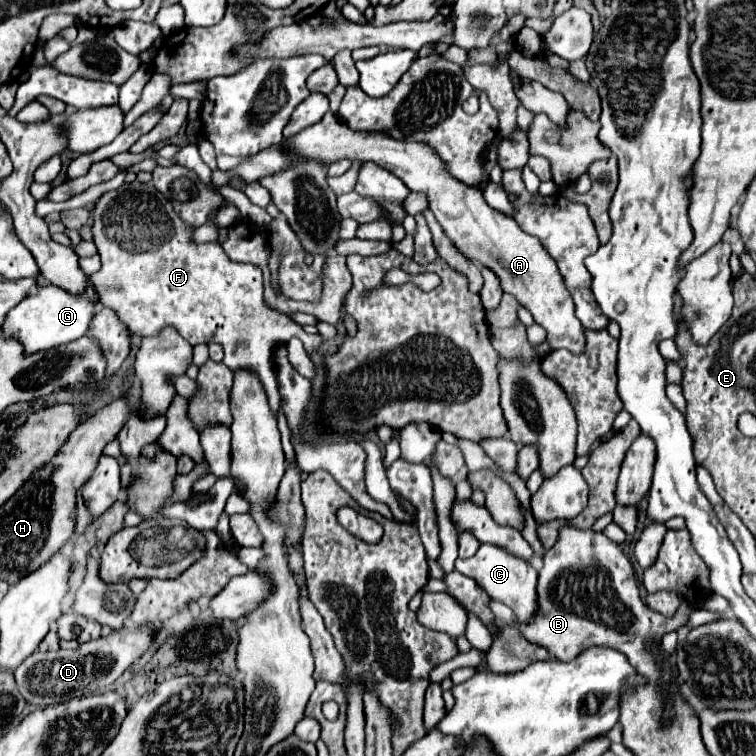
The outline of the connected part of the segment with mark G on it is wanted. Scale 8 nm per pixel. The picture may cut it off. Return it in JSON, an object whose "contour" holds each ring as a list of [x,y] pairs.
{"contour":[[[45,284],[39,286],[37,294],[27,296],[23,302],[19,302],[19,306],[15,306],[15,310],[11,310],[11,314],[7,314],[3,332],[17,336],[23,344],[27,344],[27,352],[59,346],[63,342],[81,338],[89,330],[97,302],[99,302],[99,292],[93,284],[89,284],[87,290],[79,294],[71,294],[59,286]]]}

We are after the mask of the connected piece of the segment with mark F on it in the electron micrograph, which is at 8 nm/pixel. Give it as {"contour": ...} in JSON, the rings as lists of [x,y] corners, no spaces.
{"contour":[[[135,180],[135,182],[131,182],[131,184],[123,184],[123,186],[117,188],[117,190],[105,192],[105,194],[97,200],[97,204],[95,204],[95,208],[93,208],[93,226],[91,226],[91,232],[93,232],[93,242],[95,242],[95,246],[97,246],[97,254],[101,256],[101,262],[103,262],[101,270],[95,272],[95,274],[91,276],[91,280],[95,282],[95,286],[97,286],[99,292],[101,292],[101,304],[103,304],[103,306],[115,310],[115,312],[119,314],[119,318],[129,326],[129,330],[131,330],[133,334],[137,334],[137,336],[157,336],[165,326],[173,326],[173,328],[175,328],[185,340],[189,340],[193,346],[195,346],[195,344],[209,344],[211,340],[215,340],[215,342],[221,344],[221,348],[223,348],[223,364],[225,364],[225,366],[229,366],[233,372],[245,368],[245,370],[255,370],[255,374],[259,374],[259,378],[261,378],[261,382],[263,382],[263,386],[265,386],[265,390],[267,390],[269,404],[271,404],[271,408],[277,412],[277,408],[279,408],[277,380],[269,380],[269,370],[265,368],[265,354],[269,354],[269,350],[271,350],[277,342],[289,340],[291,336],[299,336],[301,330],[299,330],[297,326],[293,326],[291,320],[285,322],[285,318],[289,318],[287,314],[277,312],[277,310],[273,310],[273,308],[269,308],[269,306],[265,304],[265,298],[263,298],[263,274],[261,274],[259,266],[231,262],[219,244],[207,244],[207,248],[199,248],[199,246],[191,240],[193,228],[191,228],[187,222],[183,222],[183,220],[179,218],[179,214],[175,214],[171,200],[167,200],[159,190],[155,190],[155,186],[153,186],[151,182],[143,184],[143,182]]]}

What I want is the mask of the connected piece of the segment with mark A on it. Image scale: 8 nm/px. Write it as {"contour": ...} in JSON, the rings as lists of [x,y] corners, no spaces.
{"contour":[[[327,112],[317,124],[301,130],[299,134],[283,140],[281,144],[273,144],[261,150],[259,154],[241,162],[237,168],[229,172],[213,170],[211,188],[219,190],[221,186],[229,186],[233,178],[239,178],[243,186],[247,186],[269,174],[287,170],[293,160],[315,160],[315,162],[321,162],[323,166],[329,166],[343,158],[351,162],[355,160],[375,162],[381,168],[391,170],[397,178],[401,178],[411,192],[423,192],[427,196],[429,210],[435,214],[437,222],[441,224],[445,236],[453,242],[453,246],[467,260],[479,262],[479,266],[489,268],[491,272],[497,274],[497,278],[501,280],[503,292],[515,296],[519,306],[527,308],[533,314],[535,322],[547,330],[549,346],[553,350],[565,348],[573,354],[583,354],[585,328],[575,316],[573,298],[553,258],[547,254],[541,242],[535,236],[523,232],[511,216],[493,210],[485,202],[483,192],[467,184],[463,186],[463,182],[453,178],[447,170],[447,164],[439,158],[439,154],[429,144],[395,140],[383,132],[351,130],[337,114]]]}

